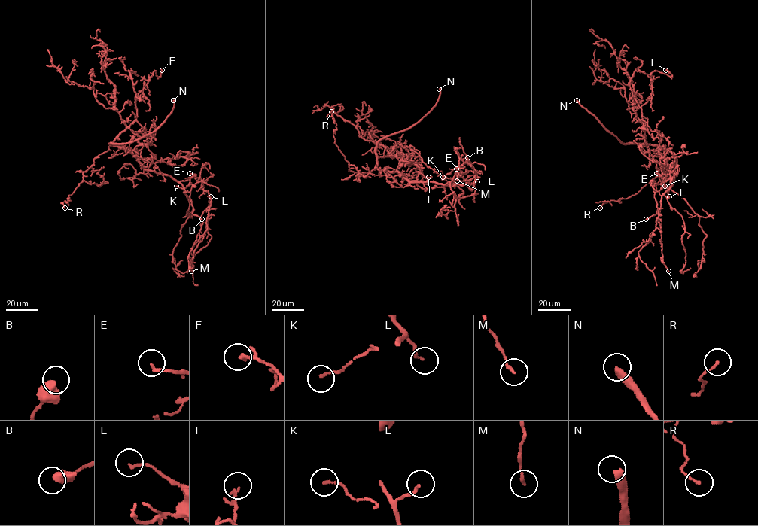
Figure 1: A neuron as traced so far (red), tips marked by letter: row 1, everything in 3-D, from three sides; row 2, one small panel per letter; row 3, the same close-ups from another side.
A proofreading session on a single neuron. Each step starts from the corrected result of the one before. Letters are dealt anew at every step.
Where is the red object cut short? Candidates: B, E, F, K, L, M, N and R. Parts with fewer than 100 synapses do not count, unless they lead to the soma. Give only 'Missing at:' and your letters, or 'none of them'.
Missing at: N

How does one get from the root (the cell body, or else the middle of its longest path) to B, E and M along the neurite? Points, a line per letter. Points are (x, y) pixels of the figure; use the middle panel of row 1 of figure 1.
B: (404, 177), (409, 181), (445, 184), (453, 178), (458, 168), (455, 166), (460, 169), (467, 157)
E: (404, 177), (409, 181), (445, 184), (452, 180), (455, 174), (461, 171), (456, 168)
M: (404, 177), (409, 181), (455, 186), (467, 183), (476, 172), (466, 169), (465, 173), (457, 173), (457, 180)

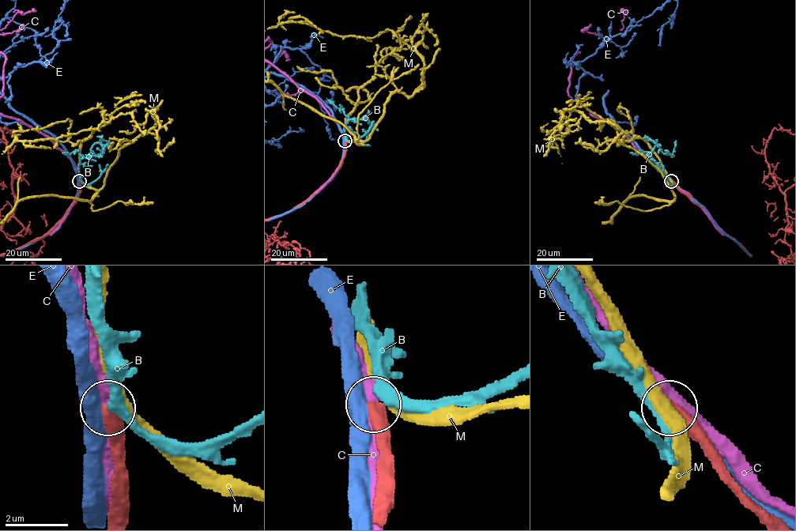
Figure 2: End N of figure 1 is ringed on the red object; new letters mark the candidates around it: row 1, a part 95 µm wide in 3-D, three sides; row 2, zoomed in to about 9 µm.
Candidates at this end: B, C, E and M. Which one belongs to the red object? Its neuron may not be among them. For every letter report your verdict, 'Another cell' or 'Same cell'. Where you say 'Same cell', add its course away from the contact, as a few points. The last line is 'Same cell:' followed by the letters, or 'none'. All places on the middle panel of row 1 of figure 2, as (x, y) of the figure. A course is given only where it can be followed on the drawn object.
B: Another cell
C: Another cell
E: Another cell
M: Another cell
Same cell: none

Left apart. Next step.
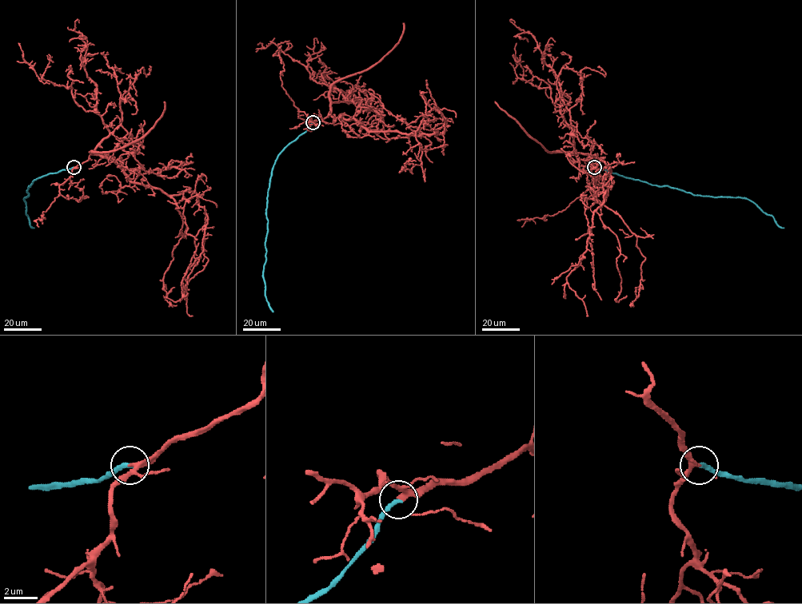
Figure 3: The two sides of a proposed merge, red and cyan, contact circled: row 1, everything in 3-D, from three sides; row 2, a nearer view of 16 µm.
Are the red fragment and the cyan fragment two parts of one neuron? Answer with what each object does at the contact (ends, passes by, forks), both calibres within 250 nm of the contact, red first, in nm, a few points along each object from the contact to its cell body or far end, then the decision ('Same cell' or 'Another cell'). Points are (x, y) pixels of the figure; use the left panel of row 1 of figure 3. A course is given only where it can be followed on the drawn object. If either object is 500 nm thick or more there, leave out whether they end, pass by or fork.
At the ring red forks. At the ring cyan ends. Thickness 220 nm (red) against 280 nm. Course of red: (73, 167), (100, 154), (133, 182), (169, 195), (197, 193), (208, 261), (181, 299), (163, 296). Course of cyan: (73, 167), (49, 173), (34, 180), (29, 185), (29, 196), (24, 198), (29, 225), (33, 228). Same cell

